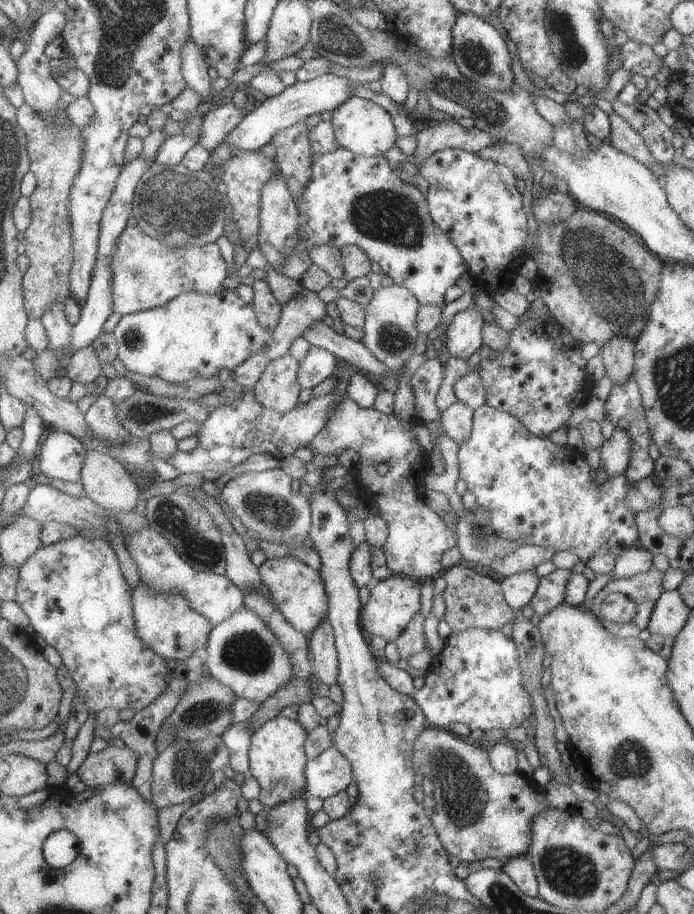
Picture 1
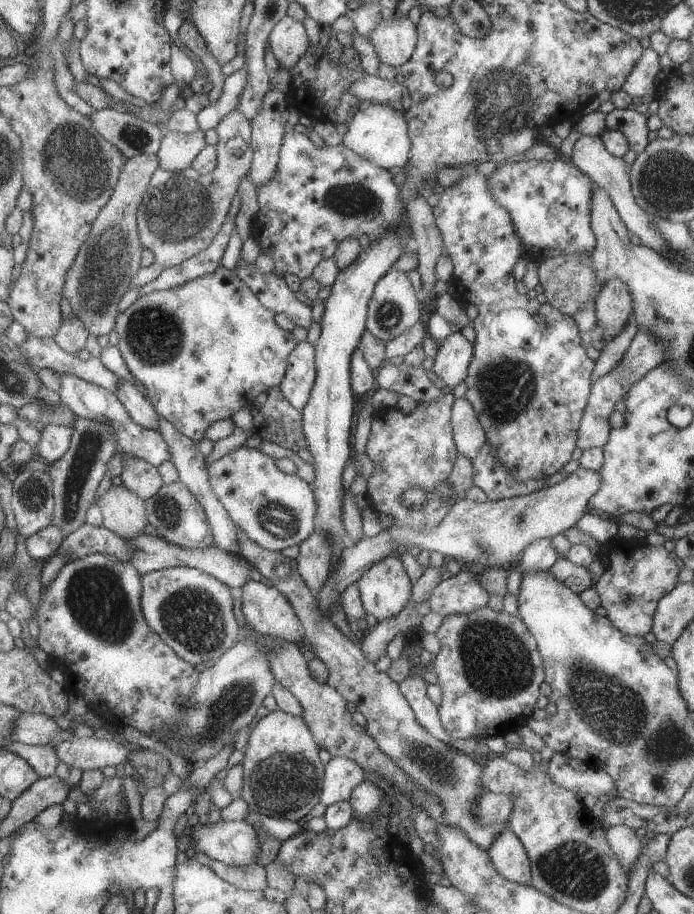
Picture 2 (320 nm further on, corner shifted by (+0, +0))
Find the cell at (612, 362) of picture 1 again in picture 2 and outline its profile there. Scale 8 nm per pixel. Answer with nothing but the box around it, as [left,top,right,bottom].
[593,277,632,340]

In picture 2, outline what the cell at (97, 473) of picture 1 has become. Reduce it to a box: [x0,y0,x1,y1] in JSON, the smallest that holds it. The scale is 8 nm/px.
[97,481,151,541]

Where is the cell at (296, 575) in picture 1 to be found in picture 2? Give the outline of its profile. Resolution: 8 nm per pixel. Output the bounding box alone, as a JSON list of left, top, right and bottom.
[242,580,305,644]

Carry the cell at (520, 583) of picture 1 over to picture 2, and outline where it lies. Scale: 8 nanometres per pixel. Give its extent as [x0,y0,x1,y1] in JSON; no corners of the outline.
[517,538,560,574]

